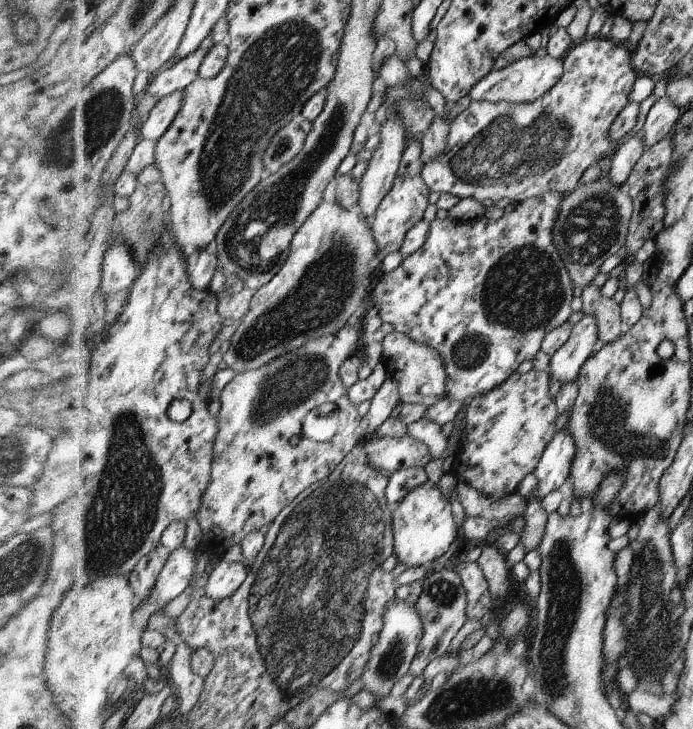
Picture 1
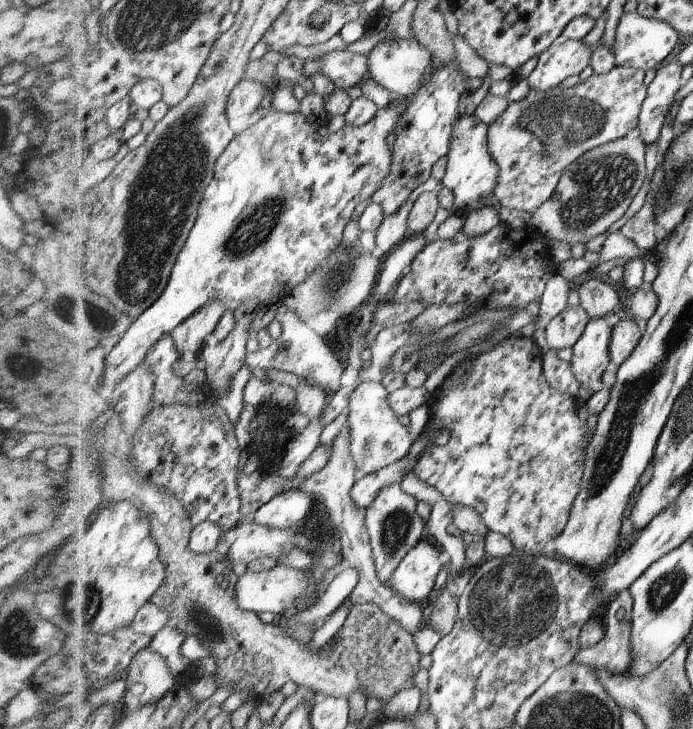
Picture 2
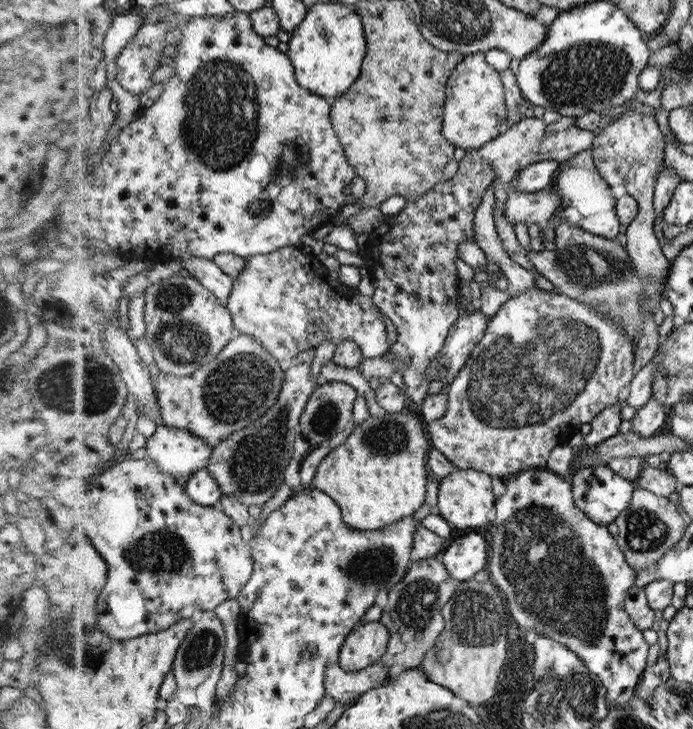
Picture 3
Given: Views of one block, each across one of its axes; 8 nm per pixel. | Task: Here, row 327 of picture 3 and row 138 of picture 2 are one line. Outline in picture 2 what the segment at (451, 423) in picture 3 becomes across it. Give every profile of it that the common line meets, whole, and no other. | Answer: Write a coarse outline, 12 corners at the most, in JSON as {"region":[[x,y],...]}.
{"region":[[644,70],[530,90],[487,126],[501,206],[533,213],[637,129]]}

